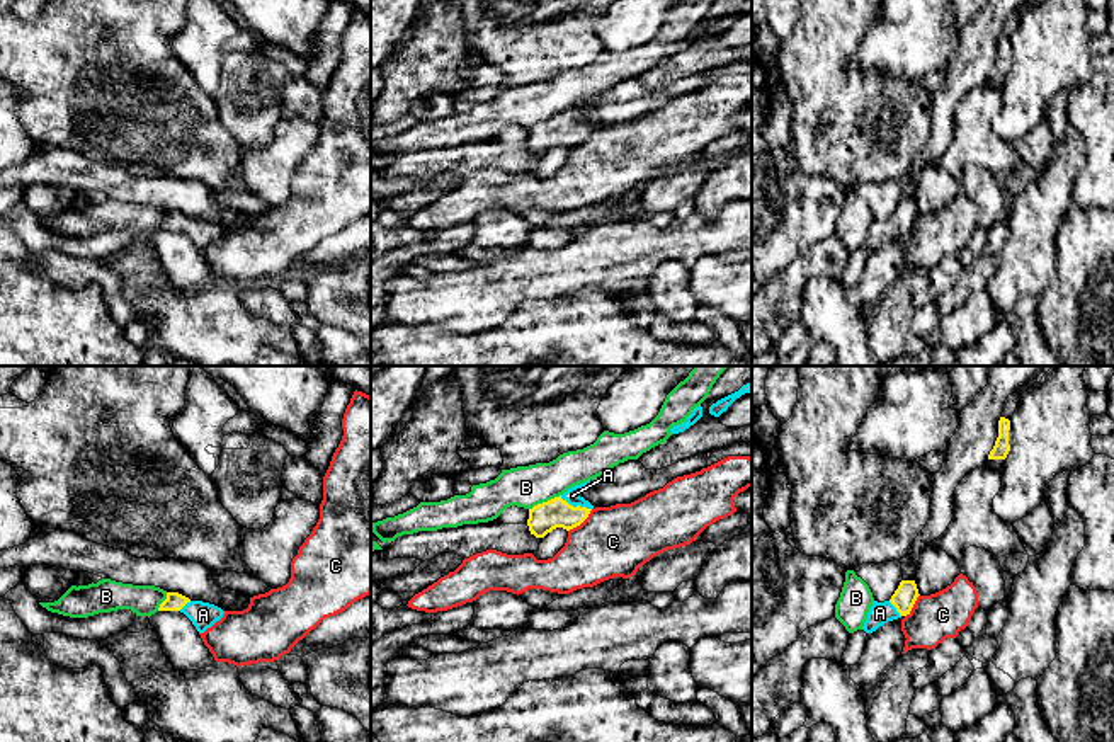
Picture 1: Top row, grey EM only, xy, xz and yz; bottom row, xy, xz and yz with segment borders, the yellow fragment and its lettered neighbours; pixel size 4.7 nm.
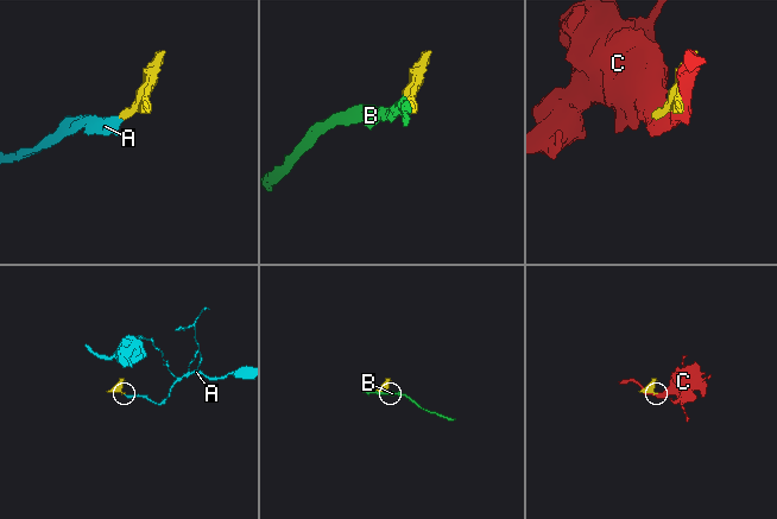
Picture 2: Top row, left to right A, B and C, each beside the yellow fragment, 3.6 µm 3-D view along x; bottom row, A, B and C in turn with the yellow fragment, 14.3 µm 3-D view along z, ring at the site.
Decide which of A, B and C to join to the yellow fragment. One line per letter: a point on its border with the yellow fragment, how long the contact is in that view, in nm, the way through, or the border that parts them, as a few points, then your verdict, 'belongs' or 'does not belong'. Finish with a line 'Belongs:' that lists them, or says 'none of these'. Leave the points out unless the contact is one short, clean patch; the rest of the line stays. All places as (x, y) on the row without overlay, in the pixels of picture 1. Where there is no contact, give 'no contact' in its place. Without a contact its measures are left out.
A: contact xz (577, 125); length 170 nm; way xz (556, 131), (577, 125), (572, 114); belongs
B: contact xz (545, 121); length 170 nm; border xz (560, 113), (529, 128); does not belong
C: contact xz (580, 142); length 160 nm; does not belong
Belongs: A

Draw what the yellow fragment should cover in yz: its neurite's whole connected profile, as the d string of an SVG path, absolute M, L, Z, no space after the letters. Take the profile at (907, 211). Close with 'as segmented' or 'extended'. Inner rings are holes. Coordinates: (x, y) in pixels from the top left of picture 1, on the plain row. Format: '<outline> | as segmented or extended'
M901 199L889 220L872 221L862 248L872 252L884 242L910 233L918 214L915 199Z | extended

